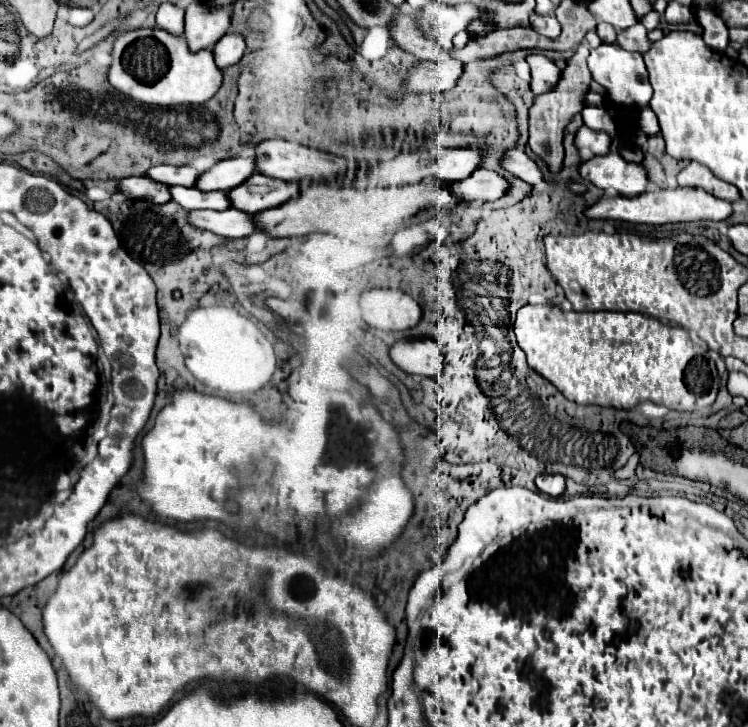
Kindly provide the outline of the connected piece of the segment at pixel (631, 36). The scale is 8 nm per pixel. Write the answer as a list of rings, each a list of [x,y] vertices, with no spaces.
[[[636,24],[636,26],[632,26],[628,30],[622,30],[618,34],[618,44],[624,50],[638,50],[642,54],[644,50],[650,48],[650,40],[646,38],[646,34],[648,34],[648,30],[642,24]]]

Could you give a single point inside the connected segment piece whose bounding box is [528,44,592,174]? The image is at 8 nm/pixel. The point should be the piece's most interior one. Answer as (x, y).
(551, 112)

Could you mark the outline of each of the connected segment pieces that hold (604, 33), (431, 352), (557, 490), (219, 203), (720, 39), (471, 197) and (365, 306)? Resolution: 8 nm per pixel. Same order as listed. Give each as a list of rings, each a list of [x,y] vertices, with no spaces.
[[[600,22],[598,28],[596,28],[596,32],[598,32],[598,36],[602,38],[602,42],[606,42],[606,44],[614,44],[614,42],[616,42],[616,30],[614,30],[610,24]]]
[[[414,338],[414,340],[398,340],[390,348],[390,358],[394,364],[414,376],[442,376],[444,354],[440,344],[434,338]]]
[[[538,474],[536,486],[544,494],[560,496],[564,492],[564,476],[560,476],[560,474]]]
[[[172,186],[172,200],[176,200],[182,208],[188,210],[224,210],[230,208],[228,192],[200,192],[194,186]]]
[[[698,10],[696,16],[698,16],[698,22],[702,26],[704,42],[712,50],[724,52],[728,48],[728,28],[726,28],[724,20],[718,16],[718,12],[714,12],[714,10]]]
[[[478,168],[472,172],[470,178],[450,184],[450,192],[458,196],[462,204],[470,204],[476,200],[480,202],[498,200],[508,190],[510,190],[510,182],[502,174],[494,170],[486,170],[486,168]]]
[[[374,288],[360,296],[362,318],[380,330],[408,330],[418,324],[422,312],[418,302],[402,290]]]

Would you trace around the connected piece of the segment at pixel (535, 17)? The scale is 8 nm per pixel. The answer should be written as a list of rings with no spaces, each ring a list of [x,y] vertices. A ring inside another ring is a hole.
[[[532,14],[530,16],[530,26],[546,36],[546,38],[558,38],[560,34],[560,22],[556,20],[556,16],[540,16],[540,14]]]

